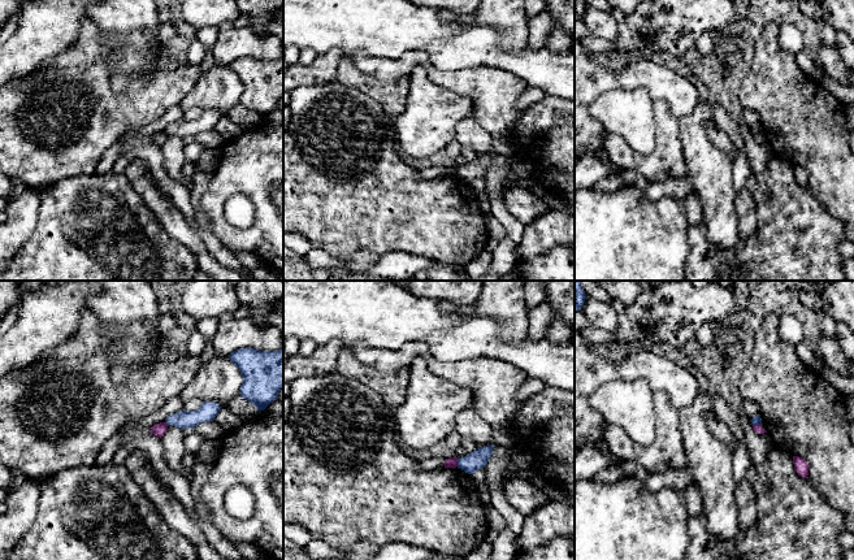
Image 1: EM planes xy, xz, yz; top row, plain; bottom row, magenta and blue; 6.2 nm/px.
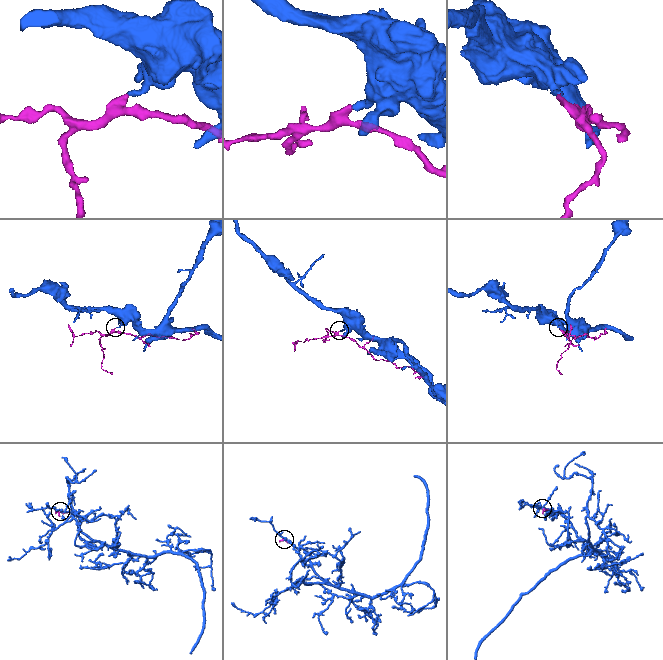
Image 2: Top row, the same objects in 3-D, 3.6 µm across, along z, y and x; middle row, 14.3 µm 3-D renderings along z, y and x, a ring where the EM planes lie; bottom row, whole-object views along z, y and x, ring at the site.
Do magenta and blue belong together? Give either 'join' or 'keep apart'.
keep apart

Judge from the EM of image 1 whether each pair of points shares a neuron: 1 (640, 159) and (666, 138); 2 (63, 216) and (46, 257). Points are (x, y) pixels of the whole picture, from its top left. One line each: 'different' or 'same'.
1: same
2: same

